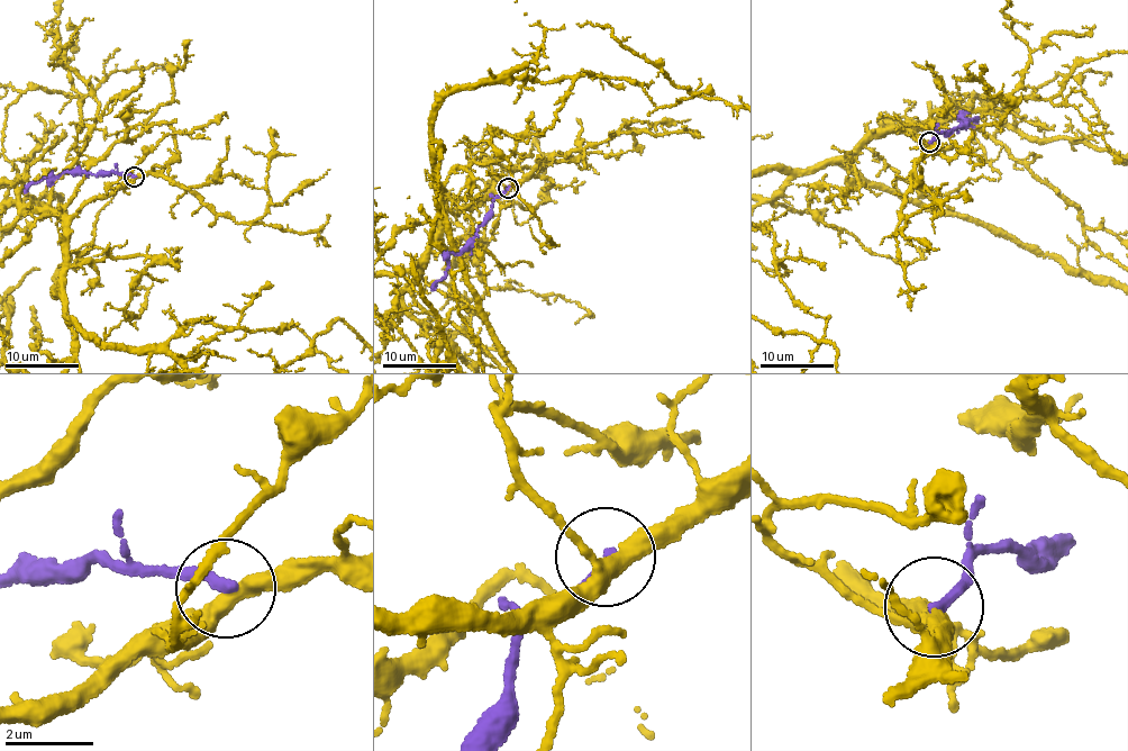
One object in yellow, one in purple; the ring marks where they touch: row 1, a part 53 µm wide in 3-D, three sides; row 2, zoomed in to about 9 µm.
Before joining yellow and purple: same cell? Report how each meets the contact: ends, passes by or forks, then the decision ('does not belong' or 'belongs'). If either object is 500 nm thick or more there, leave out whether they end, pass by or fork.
yellow forks there; purple ends there; does not belong

